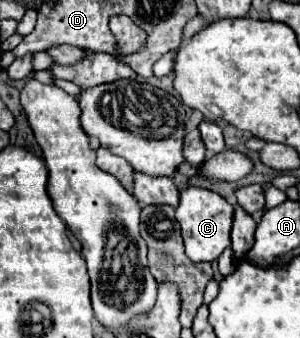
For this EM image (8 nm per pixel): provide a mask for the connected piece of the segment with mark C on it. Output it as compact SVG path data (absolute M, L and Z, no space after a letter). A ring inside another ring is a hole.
M195 186L185 188L181 192L175 218L181 224L185 252L193 262L213 262L231 244L229 232L231 232L231 222L233 222L233 206L217 192L211 192L207 188L195 188Z

